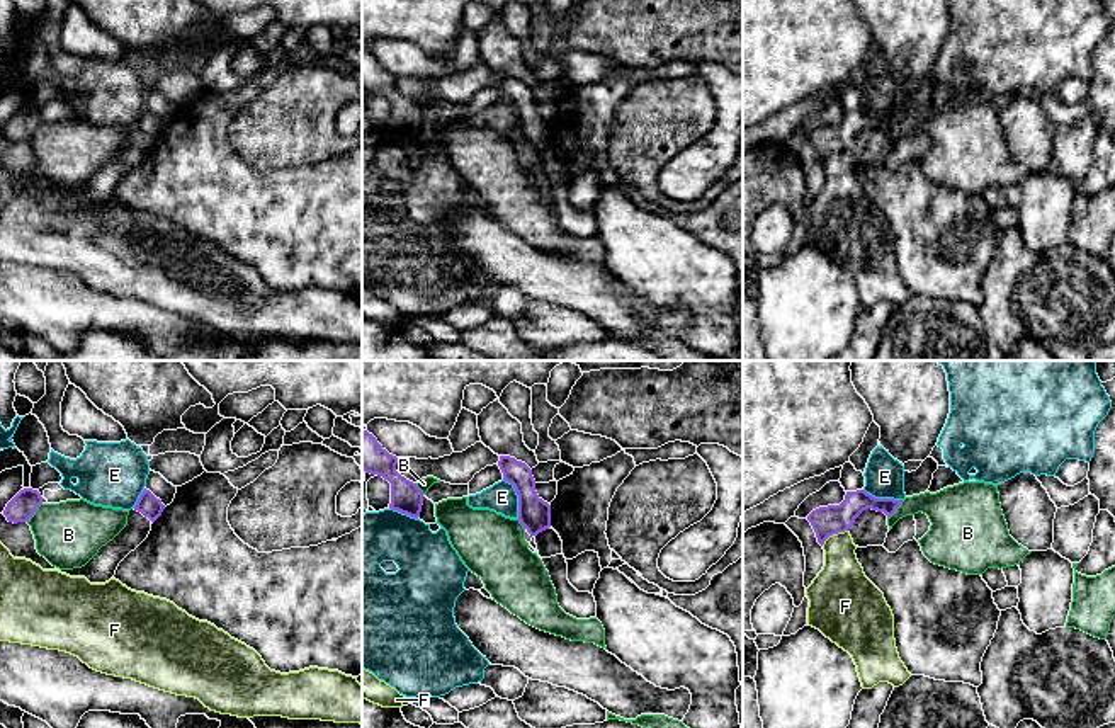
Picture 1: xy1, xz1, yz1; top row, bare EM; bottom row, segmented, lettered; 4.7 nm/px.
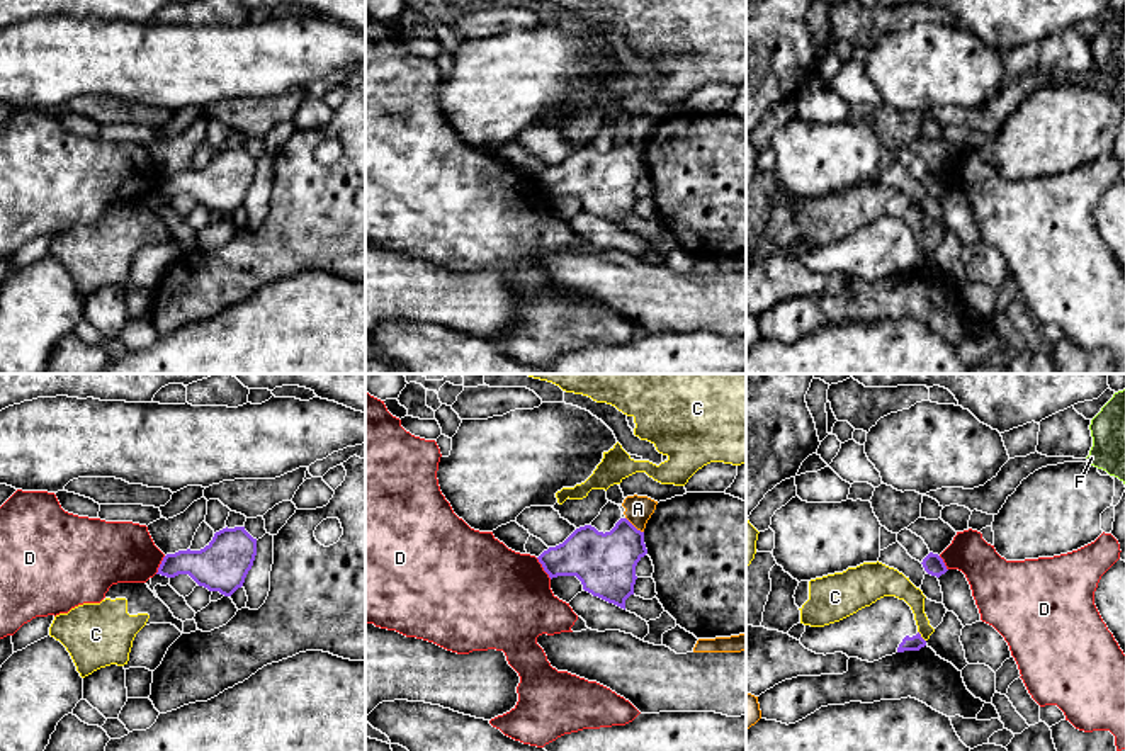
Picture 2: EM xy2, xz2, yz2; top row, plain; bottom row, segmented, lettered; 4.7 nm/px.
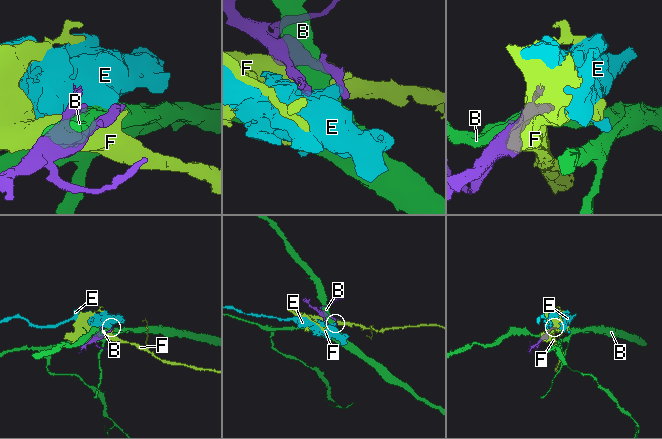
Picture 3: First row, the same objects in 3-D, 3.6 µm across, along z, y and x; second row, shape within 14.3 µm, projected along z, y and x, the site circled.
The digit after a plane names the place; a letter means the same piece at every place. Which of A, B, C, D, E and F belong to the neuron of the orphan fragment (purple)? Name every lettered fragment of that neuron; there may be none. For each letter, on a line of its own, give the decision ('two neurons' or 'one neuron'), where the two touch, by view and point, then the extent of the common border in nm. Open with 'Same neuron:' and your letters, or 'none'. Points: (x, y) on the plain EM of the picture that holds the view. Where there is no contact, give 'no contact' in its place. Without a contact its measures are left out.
Same neuron: none
A: two neurons; contact xz2 (633, 145); length 120 nm
B: two neurons; contact xy1 (34, 130); length 120 nm
C: two neurons; contact yz2 (920, 255); length 70 nm
D: two neurons; contact xz2 (542, 186); length 130 nm
E: two neurons; contact xz1 (519, 116); length 200 nm
F: two neurons; contact yz1 (833, 152); length 150 nm

